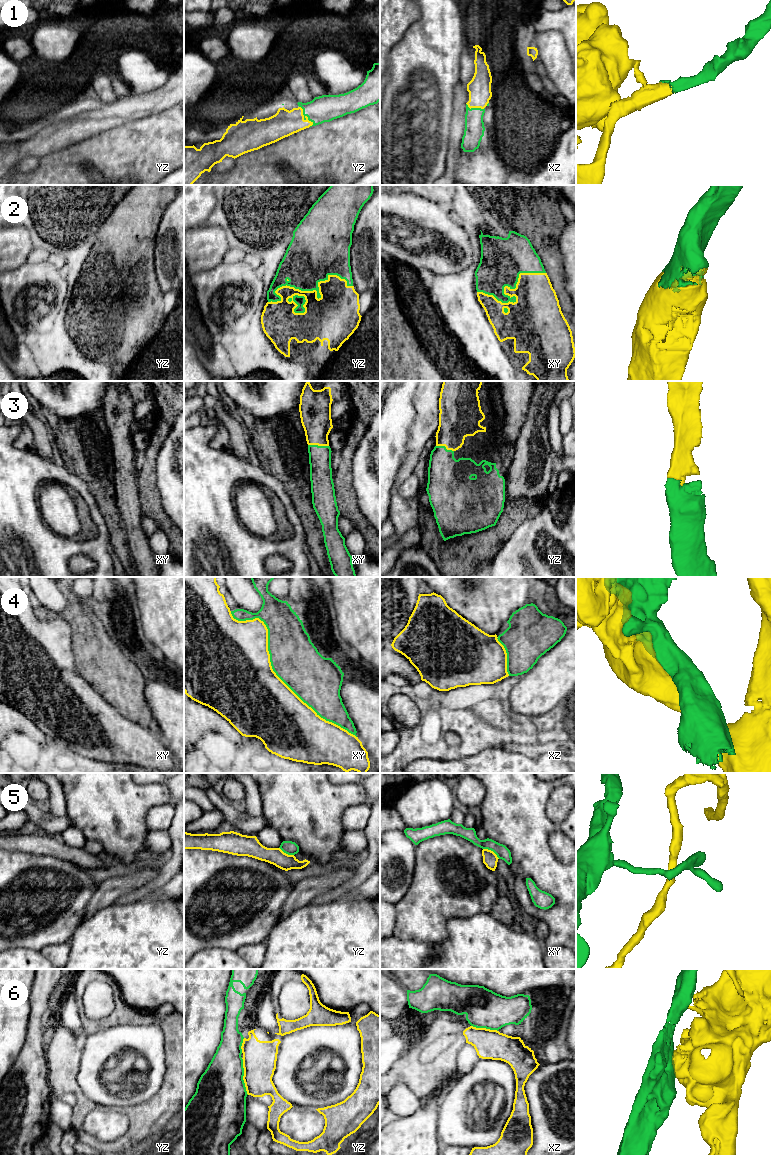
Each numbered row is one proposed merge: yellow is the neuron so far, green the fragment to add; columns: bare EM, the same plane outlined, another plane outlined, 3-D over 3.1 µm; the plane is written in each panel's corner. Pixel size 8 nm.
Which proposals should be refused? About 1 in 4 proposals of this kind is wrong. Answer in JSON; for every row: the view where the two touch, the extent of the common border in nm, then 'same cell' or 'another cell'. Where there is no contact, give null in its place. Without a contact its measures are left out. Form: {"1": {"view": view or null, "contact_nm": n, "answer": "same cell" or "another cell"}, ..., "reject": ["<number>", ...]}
{"1": {"view": "yz", "contact_nm": 190, "answer": "same cell"}, "2": {"view": "yz", "contact_nm": 700, "answer": "same cell"}, "3": {"view": "xy", "contact_nm": 170, "answer": "same cell"}, "4": {"view": "xy", "contact_nm": 1450, "answer": "another cell"}, "5": {"view": "xy", "contact_nm": 160, "answer": "another cell"}, "6": {"view": "yz", "contact_nm": 300, "answer": "another cell"}, "reject": ["4", "5", "6"]}

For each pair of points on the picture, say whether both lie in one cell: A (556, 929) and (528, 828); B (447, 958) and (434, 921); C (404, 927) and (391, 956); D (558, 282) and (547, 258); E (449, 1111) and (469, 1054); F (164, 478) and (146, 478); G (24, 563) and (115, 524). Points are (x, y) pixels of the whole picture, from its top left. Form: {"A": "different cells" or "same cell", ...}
{"A": "same cell", "B": "different cells", "C": "different cells", "D": "same cell", "E": "different cells", "F": "different cells", "G": "different cells"}

